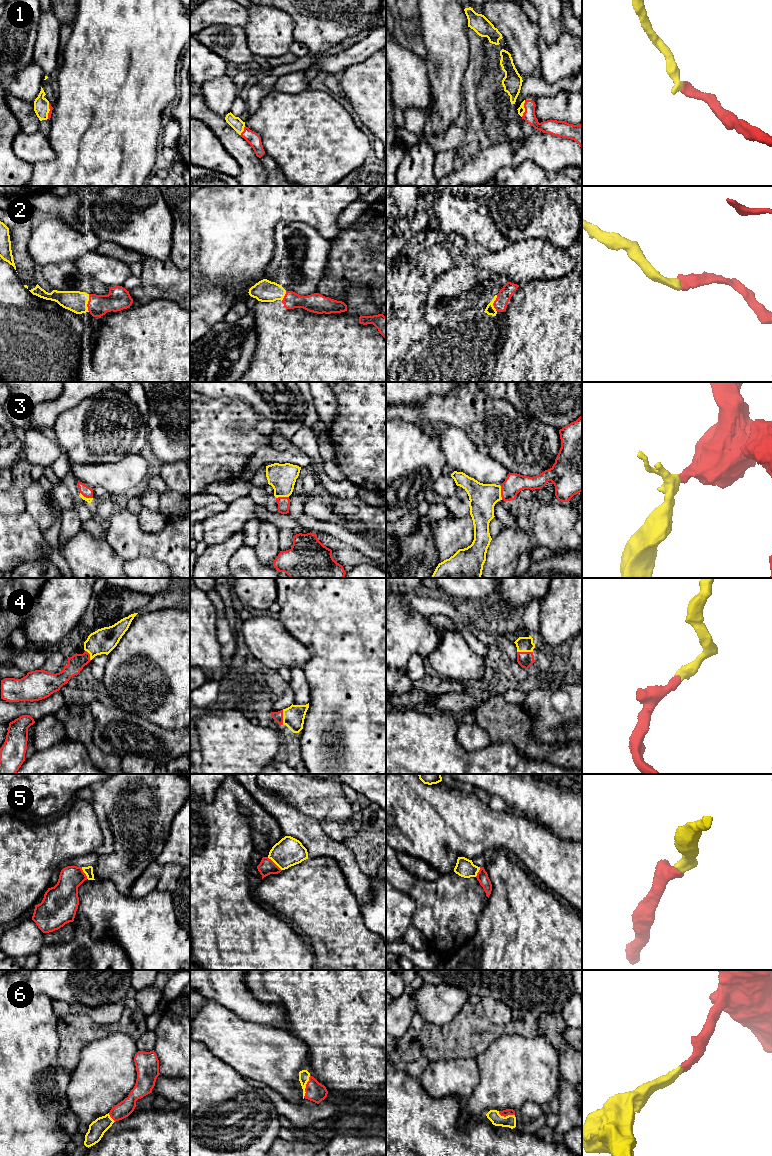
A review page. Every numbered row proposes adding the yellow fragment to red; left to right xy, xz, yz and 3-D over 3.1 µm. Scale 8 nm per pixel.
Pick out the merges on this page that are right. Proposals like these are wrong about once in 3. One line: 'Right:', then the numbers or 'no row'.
Right: 1, 2, 3, 4, 5, 6

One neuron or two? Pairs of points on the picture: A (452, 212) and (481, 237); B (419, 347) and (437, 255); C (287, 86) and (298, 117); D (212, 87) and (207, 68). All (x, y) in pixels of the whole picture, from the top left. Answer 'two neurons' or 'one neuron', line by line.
A: one neuron
B: one neuron
C: two neurons
D: two neurons

